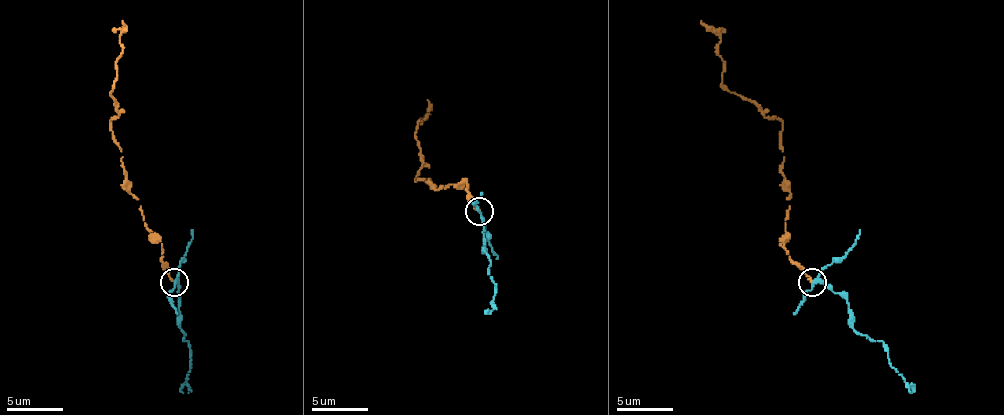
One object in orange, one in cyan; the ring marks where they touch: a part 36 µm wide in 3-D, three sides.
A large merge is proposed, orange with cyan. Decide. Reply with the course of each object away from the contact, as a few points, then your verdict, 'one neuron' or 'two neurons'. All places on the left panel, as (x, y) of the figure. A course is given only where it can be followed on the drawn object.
orange via (175, 282), (138, 198), (130, 192), (110, 122), (119, 114), (110, 94), (122, 52), (122, 21) | cyan via (175, 282), (178, 282), (178, 324), (189, 344), (183, 392) | one neuron

